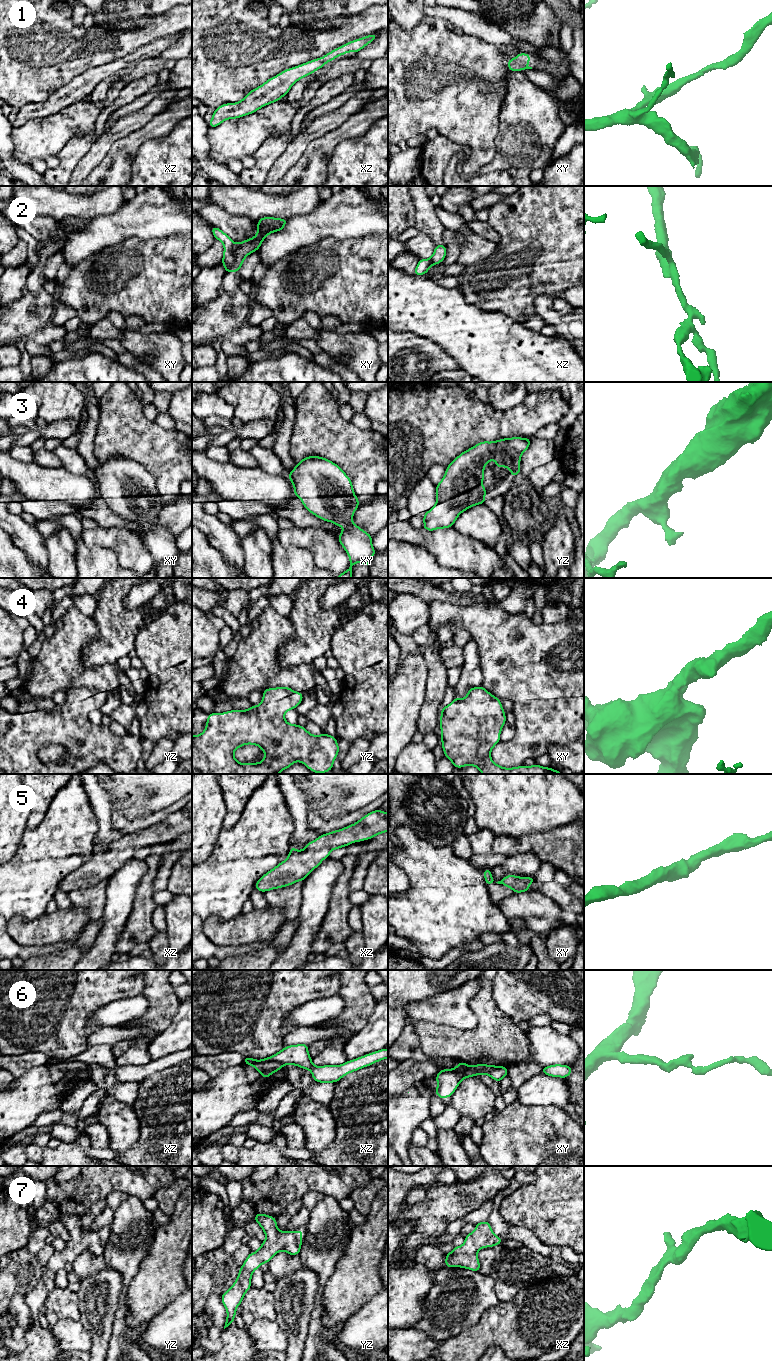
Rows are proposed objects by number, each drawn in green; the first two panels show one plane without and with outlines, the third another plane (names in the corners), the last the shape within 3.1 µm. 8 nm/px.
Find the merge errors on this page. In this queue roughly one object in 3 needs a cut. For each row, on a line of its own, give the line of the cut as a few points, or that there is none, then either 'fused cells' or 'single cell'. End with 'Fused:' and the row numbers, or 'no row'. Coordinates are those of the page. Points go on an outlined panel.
1: no cut | single cell
2: xy (236, 244), (234, 263), (228, 270) | fused cells
3: no cut | single cell
4: no cut | single cell
5: no cut | single cell
6: xy (455, 1068), (468, 1069), (471, 1067), (476, 1075) | fused cells
7: no cut | single cell
Fused: 2, 6

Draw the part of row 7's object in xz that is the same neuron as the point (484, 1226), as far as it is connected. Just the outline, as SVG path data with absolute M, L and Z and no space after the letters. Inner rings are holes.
M488 1221L475 1224L475 1229L466 1235L462 1246L456 1246L450 1253L446 1254L445 1267L461 1267L479 1272L478 1251L502 1243L502 1239L493 1233Z

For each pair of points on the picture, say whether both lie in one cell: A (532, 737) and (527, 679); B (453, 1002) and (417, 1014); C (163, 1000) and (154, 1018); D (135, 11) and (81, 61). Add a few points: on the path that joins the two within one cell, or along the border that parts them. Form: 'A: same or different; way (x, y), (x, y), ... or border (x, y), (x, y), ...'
A: same; way (543, 723), (543, 695), (541, 693)
B: same; way (444, 1008), (426, 1010)
C: same; way (163, 1004), (158, 1014)
D: different; border (95, 24), (110, 30), (137, 29)

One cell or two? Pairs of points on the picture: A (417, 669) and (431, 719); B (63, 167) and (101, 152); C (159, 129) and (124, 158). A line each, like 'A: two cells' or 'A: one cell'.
A: two cells
B: two cells
C: one cell

